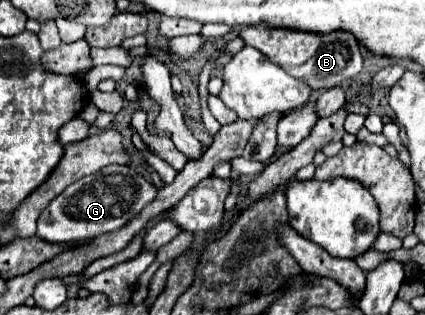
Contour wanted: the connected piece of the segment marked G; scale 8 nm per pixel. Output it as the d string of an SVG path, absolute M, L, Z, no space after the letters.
M109 164L97 174L89 174L65 188L39 216L37 236L45 242L77 242L93 240L101 234L123 228L141 214L141 210L157 198L157 188L139 172L123 164Z

